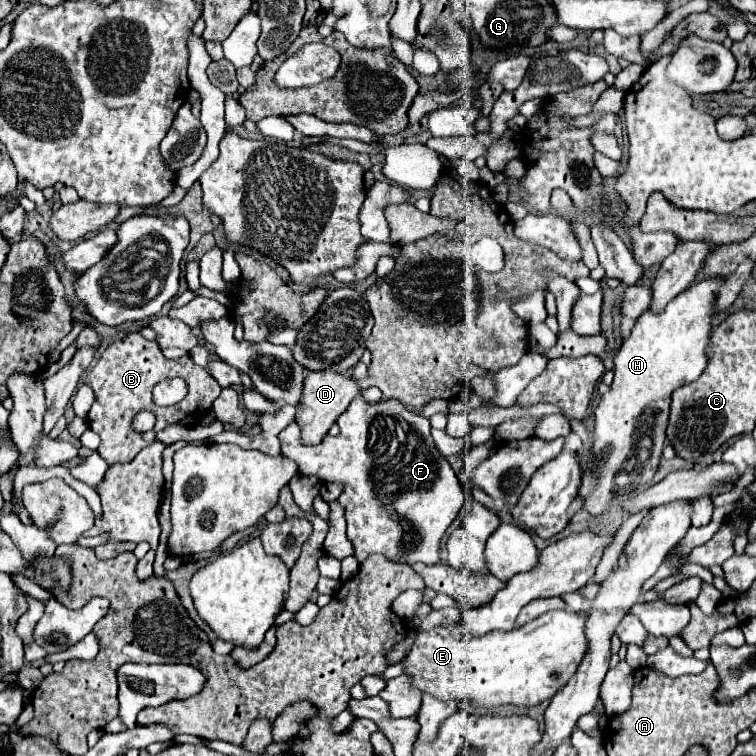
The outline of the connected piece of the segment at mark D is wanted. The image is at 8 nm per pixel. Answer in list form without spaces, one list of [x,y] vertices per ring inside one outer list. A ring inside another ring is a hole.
[[[312,370],[308,372],[304,380],[304,402],[298,406],[296,422],[302,428],[302,440],[304,444],[316,444],[320,438],[330,430],[332,422],[348,408],[348,404],[362,394],[360,386],[354,382],[350,370],[344,374],[338,374],[336,370]]]

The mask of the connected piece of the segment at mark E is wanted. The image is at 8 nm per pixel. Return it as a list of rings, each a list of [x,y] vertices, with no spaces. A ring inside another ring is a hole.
[[[550,610],[522,628],[514,628],[510,632],[492,632],[480,638],[468,638],[468,634],[464,634],[462,622],[428,632],[420,630],[412,650],[404,658],[406,674],[412,676],[416,688],[434,694],[440,700],[460,700],[464,704],[476,704],[484,708],[494,708],[500,704],[536,706],[562,690],[584,660],[588,652],[586,620],[586,612],[572,614],[568,610]]]

